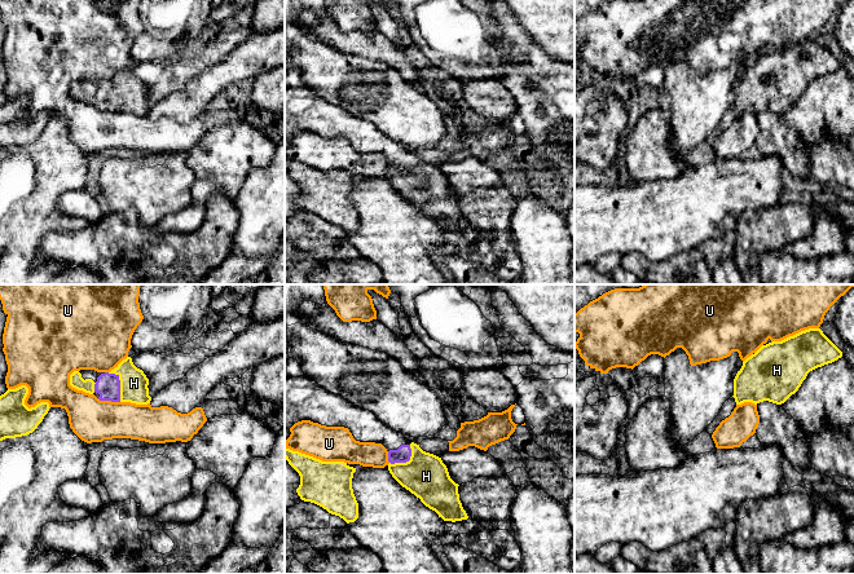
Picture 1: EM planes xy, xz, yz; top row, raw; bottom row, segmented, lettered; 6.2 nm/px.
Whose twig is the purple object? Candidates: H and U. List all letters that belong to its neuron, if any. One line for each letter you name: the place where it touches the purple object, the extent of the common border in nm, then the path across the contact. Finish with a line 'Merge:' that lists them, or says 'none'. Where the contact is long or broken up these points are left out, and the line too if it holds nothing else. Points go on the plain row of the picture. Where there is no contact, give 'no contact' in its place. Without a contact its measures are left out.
H: contact xy (119, 95); length 200 nm
Merge: H

